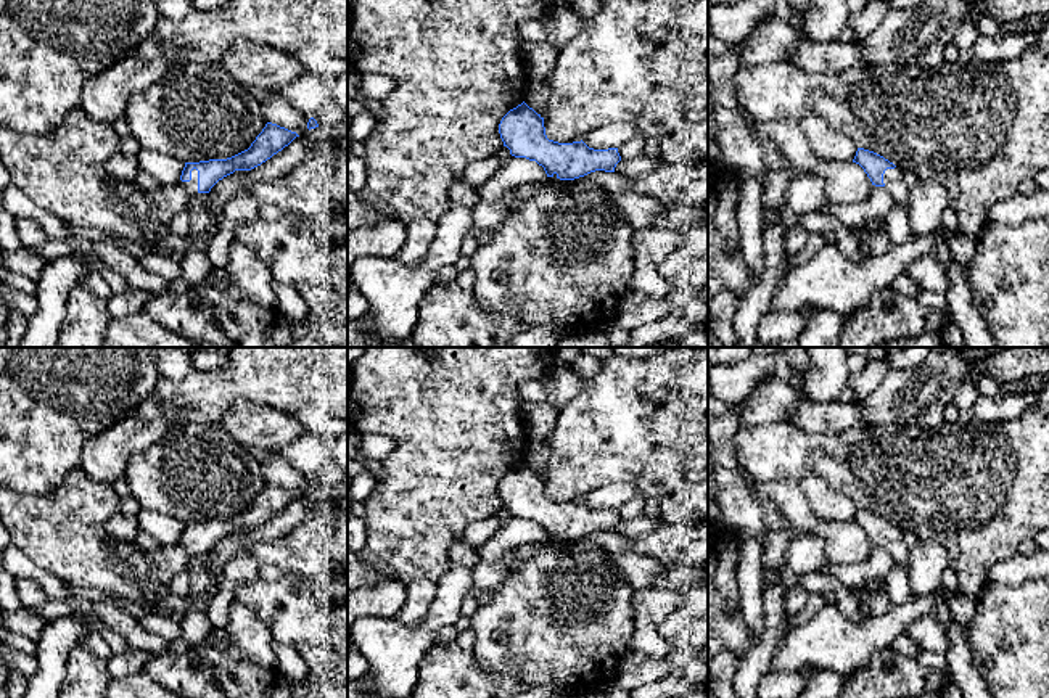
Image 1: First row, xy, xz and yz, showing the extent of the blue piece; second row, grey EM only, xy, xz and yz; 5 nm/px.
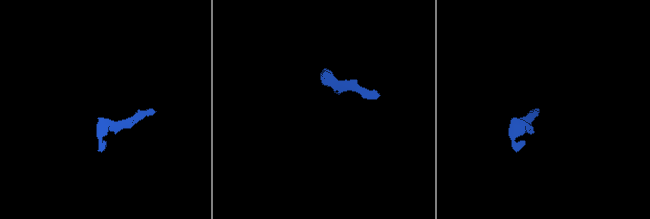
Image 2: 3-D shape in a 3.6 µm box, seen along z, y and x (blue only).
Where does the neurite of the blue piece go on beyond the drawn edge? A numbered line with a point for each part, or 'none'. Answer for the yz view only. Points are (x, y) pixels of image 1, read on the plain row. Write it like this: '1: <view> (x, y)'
1: yz (895, 546)

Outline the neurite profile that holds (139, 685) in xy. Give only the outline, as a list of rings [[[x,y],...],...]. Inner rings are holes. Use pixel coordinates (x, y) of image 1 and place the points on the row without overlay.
[[[143,671],[122,679],[111,679],[105,698],[183,698],[164,688]]]

